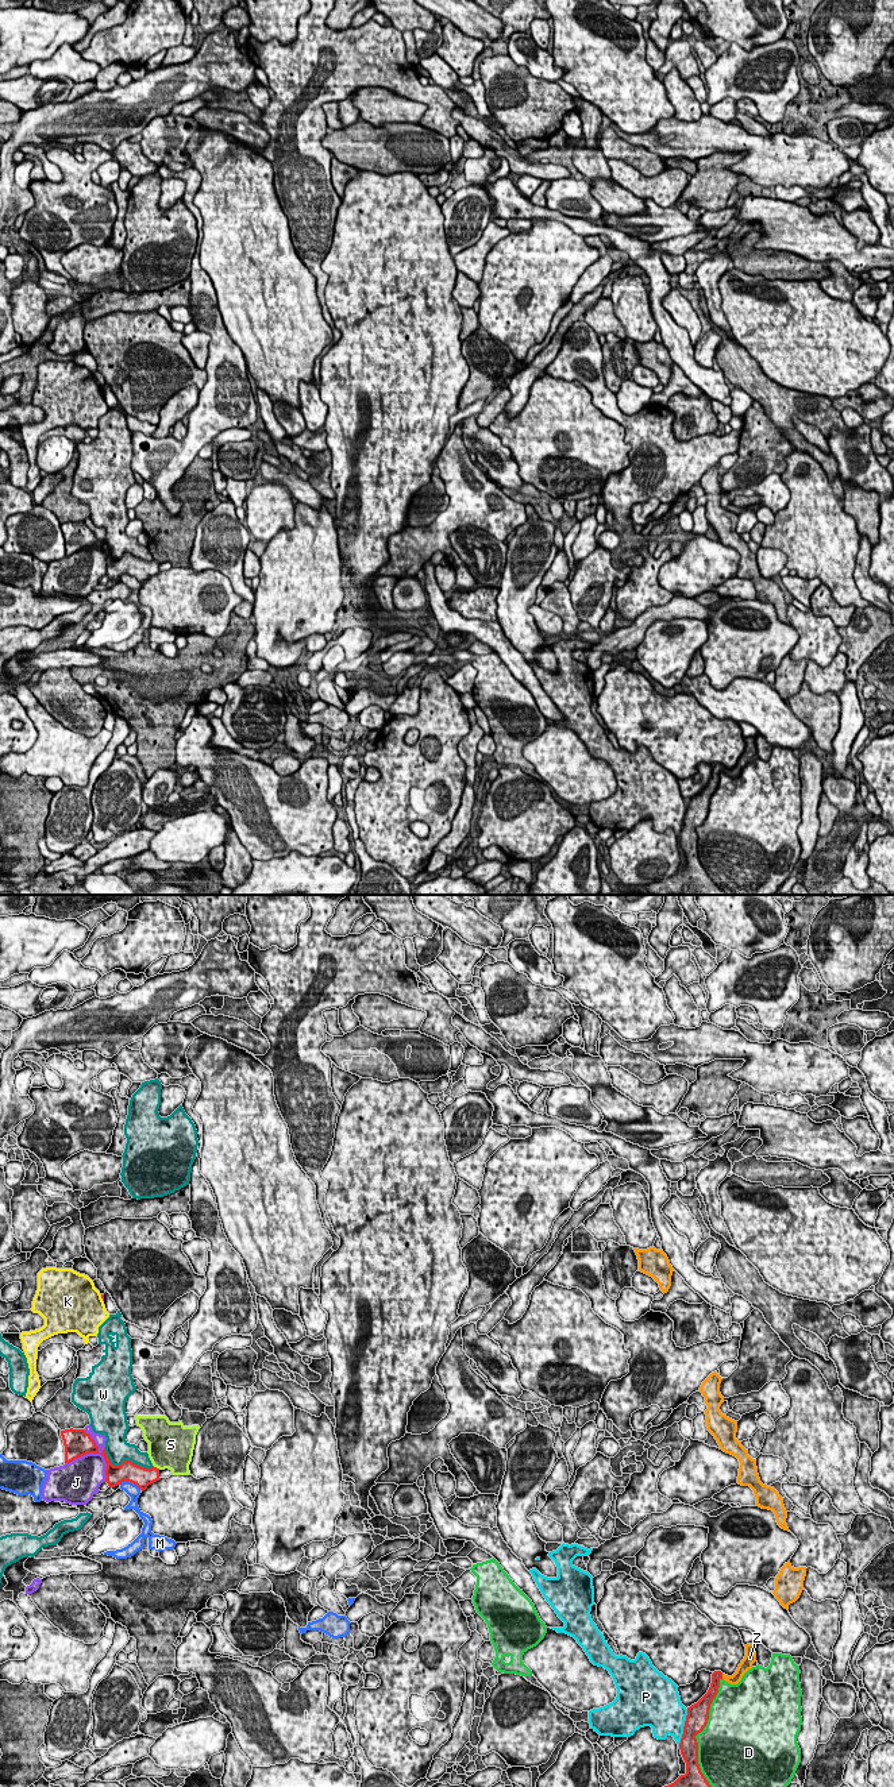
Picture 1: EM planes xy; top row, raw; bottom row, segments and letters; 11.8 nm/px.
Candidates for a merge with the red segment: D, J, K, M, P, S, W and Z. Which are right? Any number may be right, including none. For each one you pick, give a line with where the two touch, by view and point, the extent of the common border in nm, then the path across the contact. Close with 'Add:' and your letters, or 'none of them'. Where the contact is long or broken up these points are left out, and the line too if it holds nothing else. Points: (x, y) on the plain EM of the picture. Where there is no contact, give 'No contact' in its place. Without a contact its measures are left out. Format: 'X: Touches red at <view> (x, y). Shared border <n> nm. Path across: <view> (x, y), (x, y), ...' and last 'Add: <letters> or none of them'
Z: Touches red at xy (721, 770). Shared border 70 nm. Path across: xy (716, 768), (721, 770), (733, 771), (740, 764)
Add: Z

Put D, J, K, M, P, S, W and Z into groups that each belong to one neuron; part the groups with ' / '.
D / J / K / M / P / S / W / Z

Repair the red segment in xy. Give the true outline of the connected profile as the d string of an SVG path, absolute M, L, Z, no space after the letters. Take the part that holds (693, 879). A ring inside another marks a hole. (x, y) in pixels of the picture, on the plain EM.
M747 737L745 749L732 769L714 764L708 786L694 798L687 800L683 827L679 835L681 848L686 856L686 867L674 876L662 881L646 885L652 895L728 895L720 889L709 877L698 857L698 835L695 829L704 823L709 813L709 803L724 772L731 777L737 777L743 768L752 761L756 754L756 737Z

